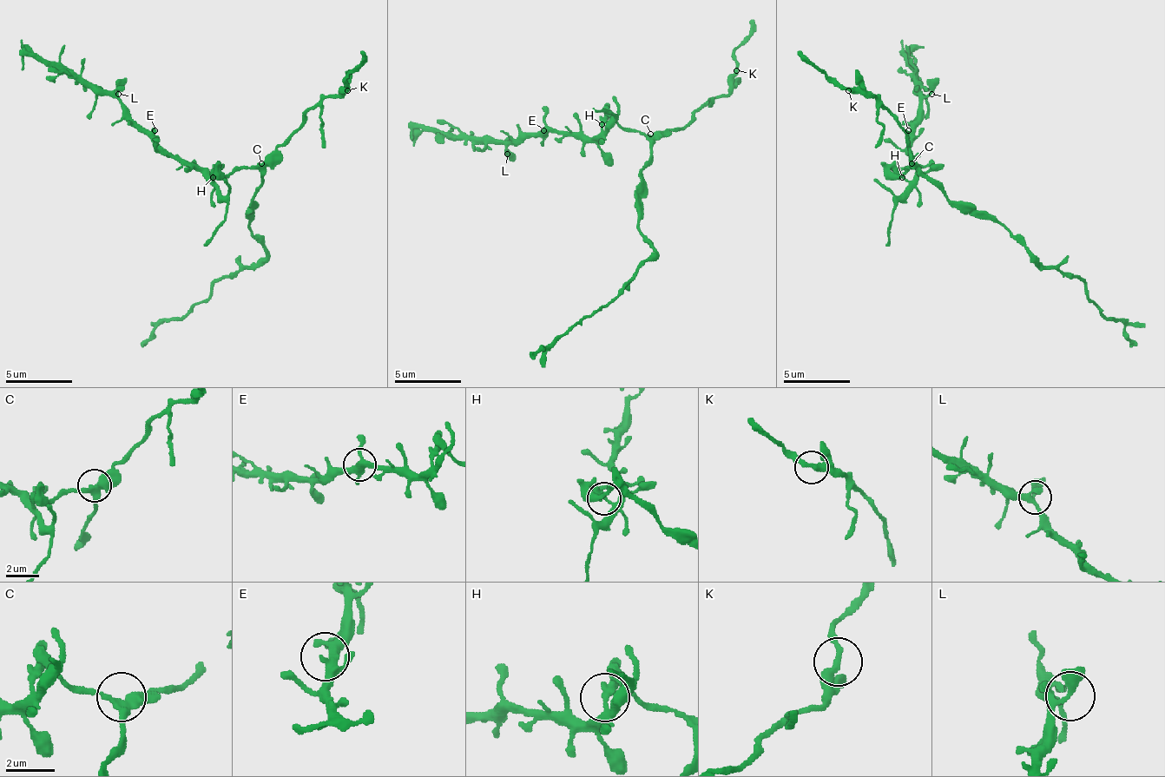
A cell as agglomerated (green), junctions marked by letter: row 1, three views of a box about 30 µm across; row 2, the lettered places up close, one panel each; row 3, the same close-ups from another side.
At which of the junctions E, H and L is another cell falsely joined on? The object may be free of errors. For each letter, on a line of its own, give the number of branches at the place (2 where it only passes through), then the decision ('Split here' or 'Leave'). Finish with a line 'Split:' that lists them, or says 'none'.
E: Branches: 3. Leave
H: Branches: 3. Split here
L: Branches: 3. Leave
Split: H

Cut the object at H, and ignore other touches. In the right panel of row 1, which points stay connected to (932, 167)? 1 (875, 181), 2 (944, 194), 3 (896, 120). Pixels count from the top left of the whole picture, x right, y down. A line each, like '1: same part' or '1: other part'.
1: same part
2: other part
3: other part

